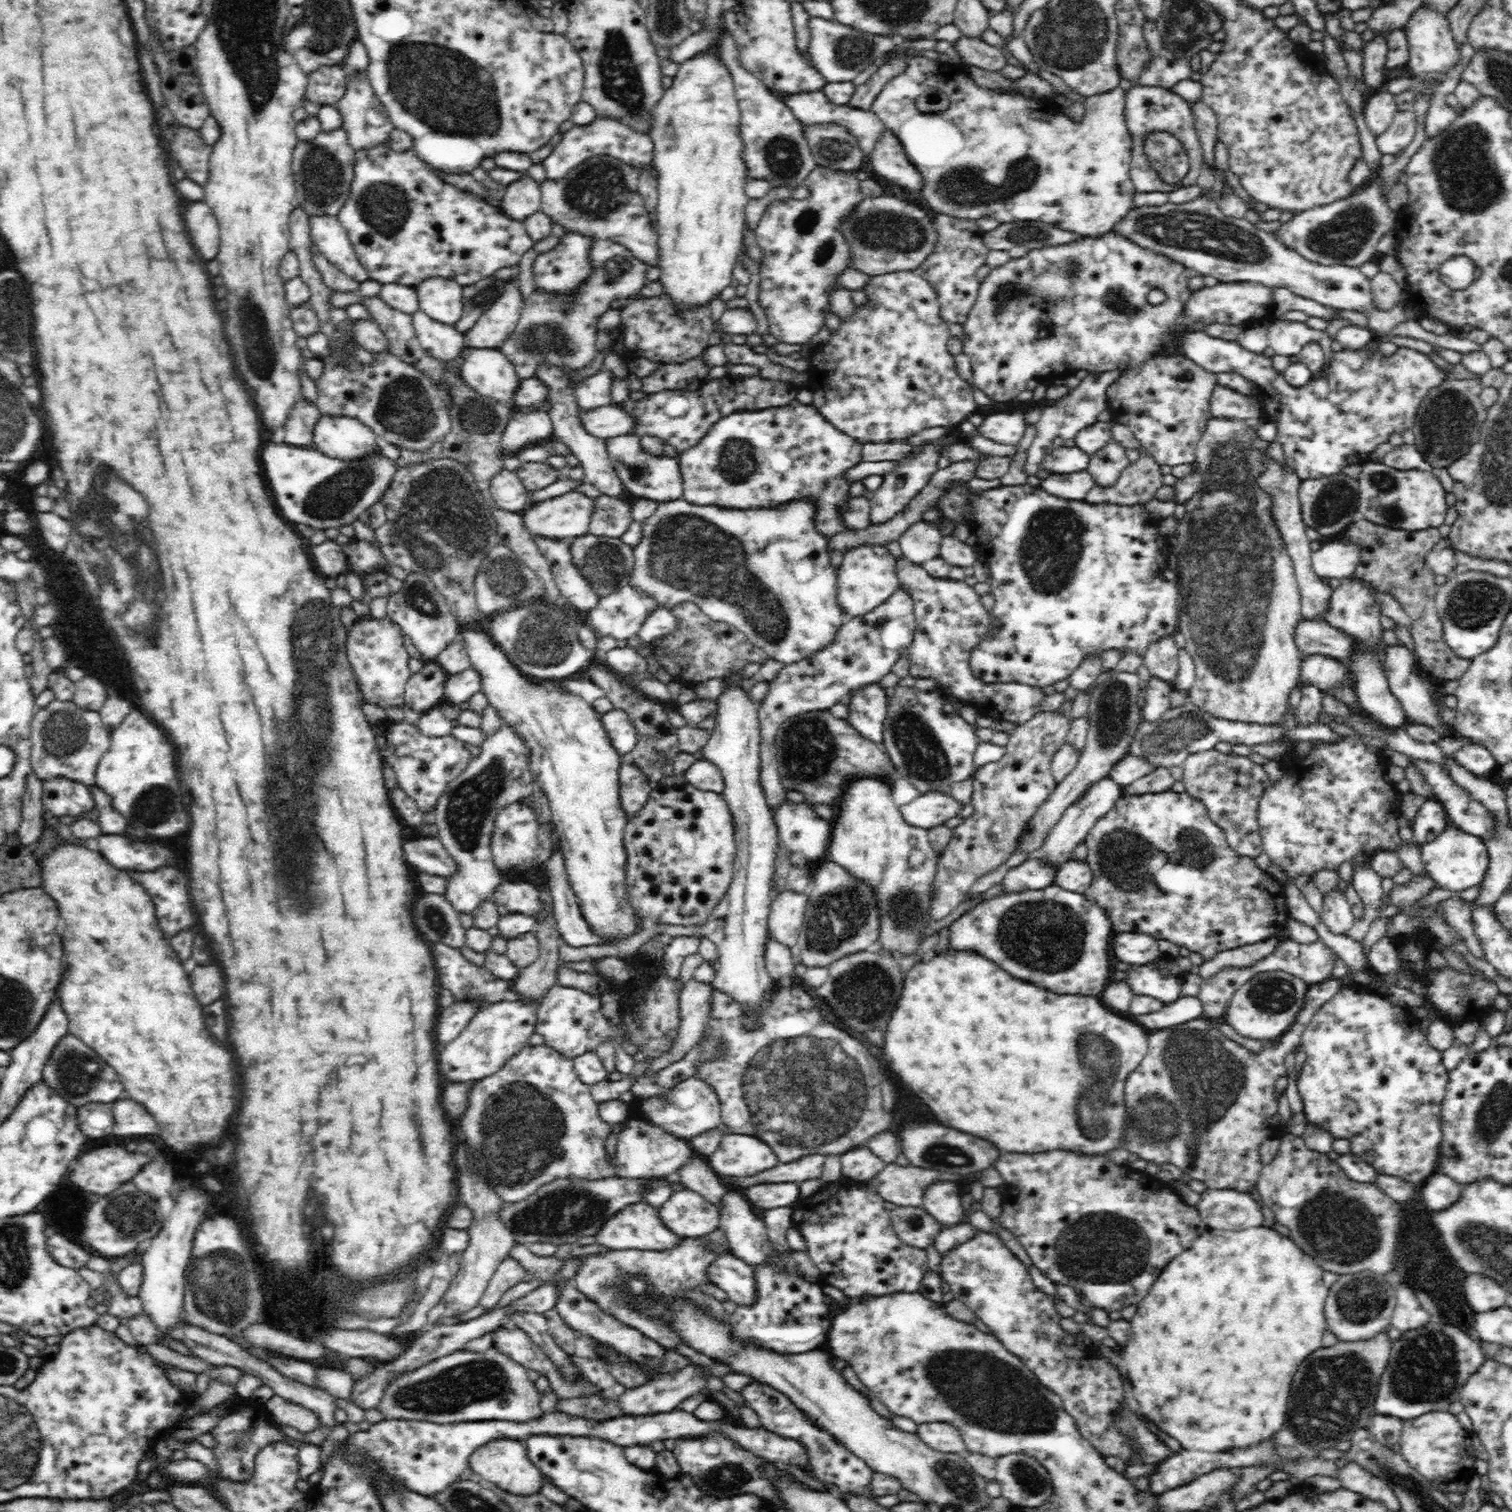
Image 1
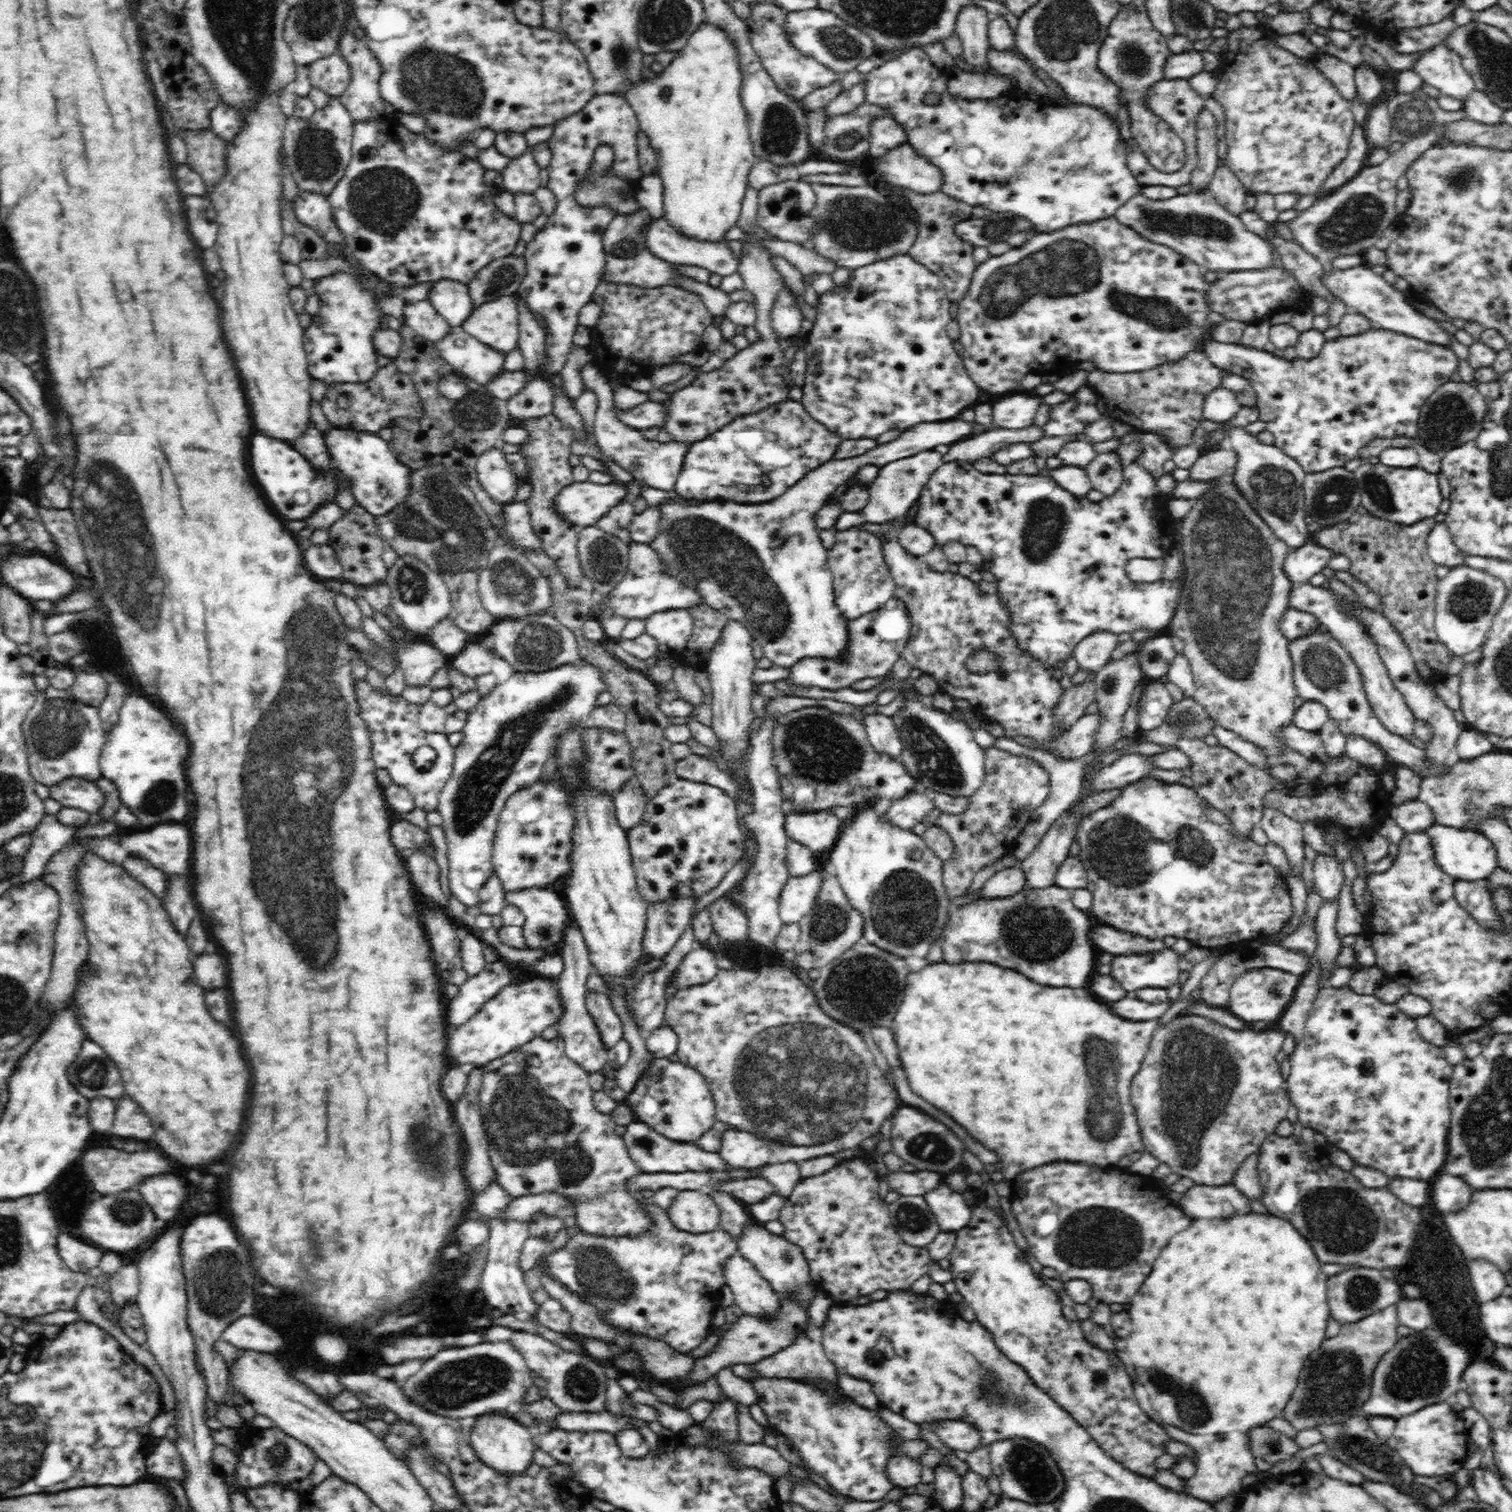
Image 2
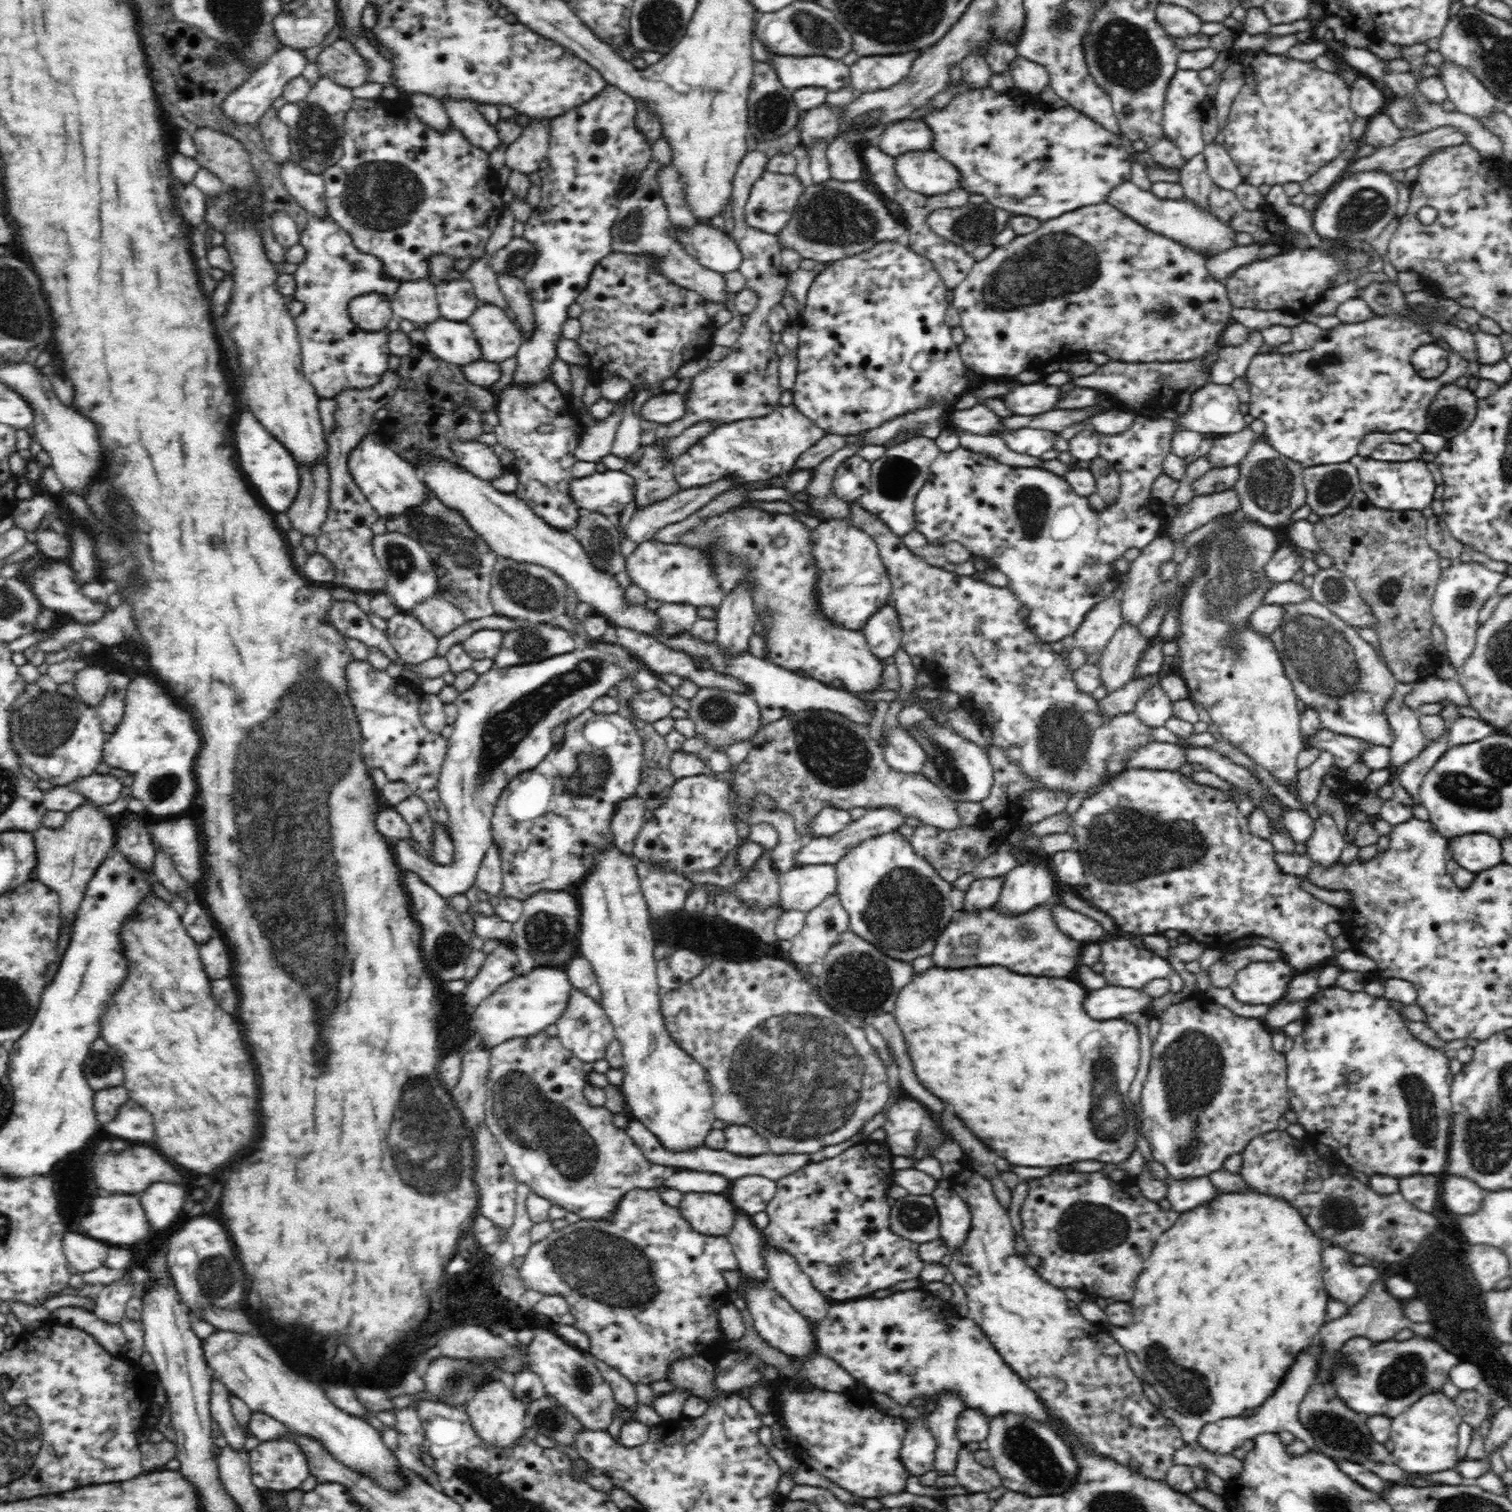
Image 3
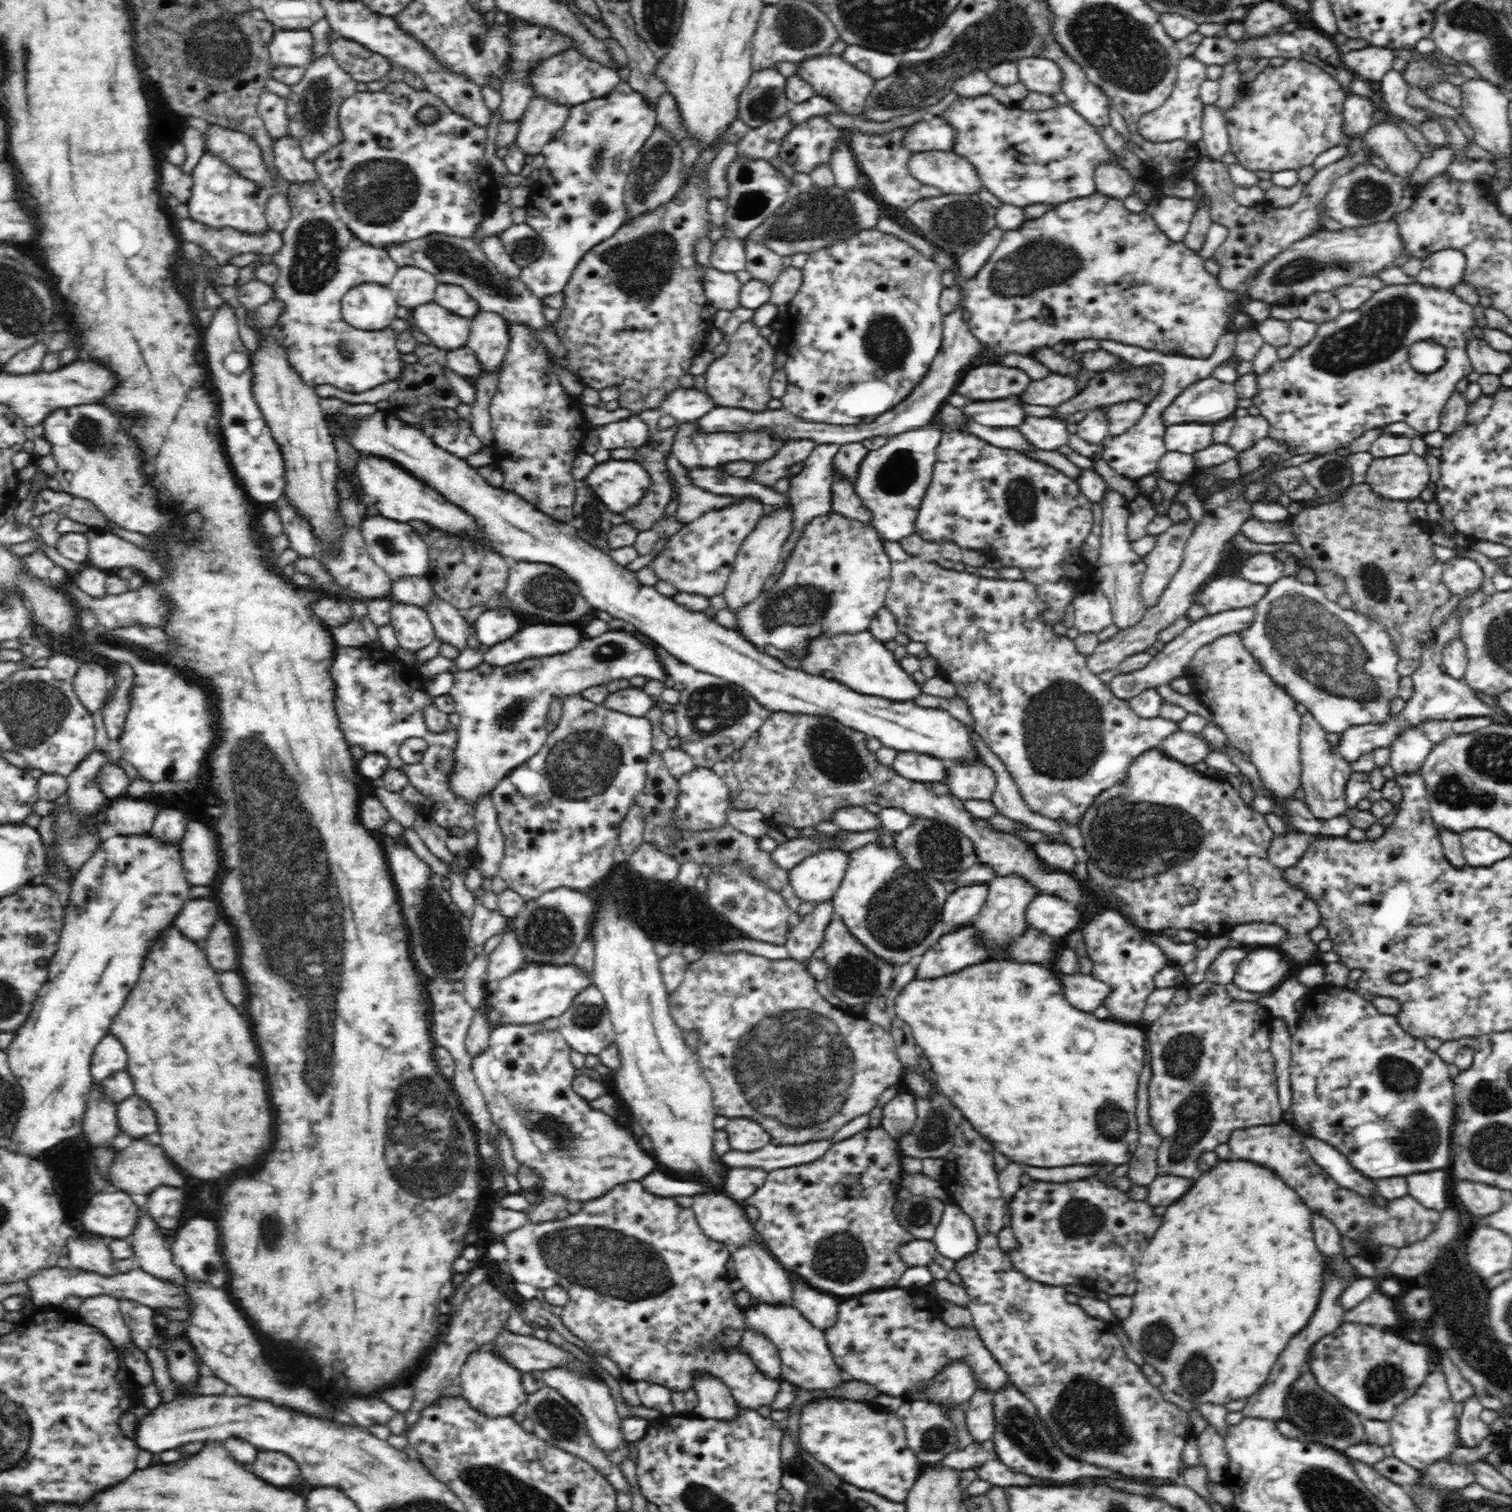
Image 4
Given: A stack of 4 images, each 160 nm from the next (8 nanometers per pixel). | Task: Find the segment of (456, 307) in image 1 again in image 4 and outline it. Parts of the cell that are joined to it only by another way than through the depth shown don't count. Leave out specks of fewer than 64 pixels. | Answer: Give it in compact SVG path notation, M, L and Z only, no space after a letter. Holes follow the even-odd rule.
M439 284L436 288L435 303L451 314L461 318L471 319L481 312L475 298L465 292L462 286L454 284Z

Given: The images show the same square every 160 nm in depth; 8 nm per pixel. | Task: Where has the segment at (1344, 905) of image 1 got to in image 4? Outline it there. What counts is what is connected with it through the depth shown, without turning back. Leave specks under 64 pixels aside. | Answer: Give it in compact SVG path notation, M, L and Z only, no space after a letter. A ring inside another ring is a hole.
M1313 714L1301 716L1301 731L1299 734L1299 749L1301 760L1301 785L1306 793L1305 803L1317 820L1332 820L1347 811L1345 787L1351 776L1350 764L1337 753L1336 746L1332 747L1326 740L1326 731L1313 718Z

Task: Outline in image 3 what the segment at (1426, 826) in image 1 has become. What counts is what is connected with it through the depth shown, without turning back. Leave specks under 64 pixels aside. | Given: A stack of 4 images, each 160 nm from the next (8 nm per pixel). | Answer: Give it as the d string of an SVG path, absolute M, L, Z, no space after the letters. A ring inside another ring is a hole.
M1392 778L1390 785L1394 790L1394 796L1392 796L1390 800L1384 800L1379 812L1379 818L1396 827L1408 822L1411 818L1416 818L1414 817L1413 808L1418 805L1419 802L1404 789L1397 778Z

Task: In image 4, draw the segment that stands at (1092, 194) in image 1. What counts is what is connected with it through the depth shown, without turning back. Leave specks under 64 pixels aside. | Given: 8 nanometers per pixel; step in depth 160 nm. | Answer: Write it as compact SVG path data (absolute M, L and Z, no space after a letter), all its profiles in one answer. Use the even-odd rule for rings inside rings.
M848 44L846 50L841 56L849 63L852 63L856 69L863 70L872 75L873 80L886 80L888 76L894 75L899 67L900 61L898 55L884 54L870 50L868 47L861 47ZM988 93L974 97L958 96L938 117L948 122L956 132L952 151L972 162L982 186L1002 201L1002 204L1020 208L1044 204L1053 208L1072 199L1089 197L1097 191L1095 170L1104 163L1119 166L1120 158L1113 156L1095 126L1090 125L1069 104L1048 110L1022 110L1017 105L1005 105Z

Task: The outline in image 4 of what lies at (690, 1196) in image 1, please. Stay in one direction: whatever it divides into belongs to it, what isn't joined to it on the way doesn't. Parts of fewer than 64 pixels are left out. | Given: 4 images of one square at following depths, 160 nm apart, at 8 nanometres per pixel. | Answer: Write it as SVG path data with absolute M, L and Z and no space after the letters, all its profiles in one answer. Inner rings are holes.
M705 1192L694 1195L692 1200L694 1202L690 1208L694 1211L696 1222L700 1225L702 1232L710 1239L739 1248L752 1238L758 1238L754 1224L745 1215L744 1207L723 1192Z

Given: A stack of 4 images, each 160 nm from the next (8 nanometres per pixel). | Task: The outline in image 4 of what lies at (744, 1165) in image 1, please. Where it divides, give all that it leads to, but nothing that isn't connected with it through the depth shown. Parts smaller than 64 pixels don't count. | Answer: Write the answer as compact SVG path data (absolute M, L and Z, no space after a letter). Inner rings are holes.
M746 1118L728 1119L725 1131L732 1150L754 1152L771 1143L771 1138L760 1124Z

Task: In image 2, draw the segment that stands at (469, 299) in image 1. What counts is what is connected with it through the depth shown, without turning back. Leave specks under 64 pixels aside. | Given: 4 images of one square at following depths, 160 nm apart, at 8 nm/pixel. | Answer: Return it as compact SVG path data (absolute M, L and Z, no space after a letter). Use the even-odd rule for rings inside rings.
M508 255L488 263L476 274L476 278L467 284L473 308L494 302L502 294L517 296L526 274L523 257Z

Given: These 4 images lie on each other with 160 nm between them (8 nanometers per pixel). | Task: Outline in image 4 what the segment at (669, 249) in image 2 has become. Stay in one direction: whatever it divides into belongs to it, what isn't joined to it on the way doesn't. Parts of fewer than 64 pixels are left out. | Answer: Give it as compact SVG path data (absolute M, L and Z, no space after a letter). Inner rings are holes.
M729 234L712 244L710 266L720 272L736 273L745 270L746 255L743 240Z

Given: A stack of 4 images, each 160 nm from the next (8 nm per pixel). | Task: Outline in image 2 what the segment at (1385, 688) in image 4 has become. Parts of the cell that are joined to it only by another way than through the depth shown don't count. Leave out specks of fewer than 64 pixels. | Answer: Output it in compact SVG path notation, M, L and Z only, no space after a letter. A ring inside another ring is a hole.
M1316 630L1316 633L1308 634L1308 637L1290 642L1289 649L1293 664L1296 666L1293 670L1293 681L1298 696L1305 701L1323 704L1327 708L1328 718L1339 722L1339 729L1343 735L1357 734L1376 743L1396 764L1412 769L1422 780L1428 777L1444 777L1448 774L1448 765L1432 763L1424 749L1417 748L1404 737L1392 734L1375 717L1372 707L1368 705L1356 662L1352 661L1348 650L1344 649L1330 632Z

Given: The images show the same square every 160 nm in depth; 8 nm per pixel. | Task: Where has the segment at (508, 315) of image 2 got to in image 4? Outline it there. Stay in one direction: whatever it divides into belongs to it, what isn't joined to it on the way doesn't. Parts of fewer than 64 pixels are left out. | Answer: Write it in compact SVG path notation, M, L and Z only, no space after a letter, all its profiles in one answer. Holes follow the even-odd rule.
M481 311L471 319L468 347L476 355L484 374L497 370L508 354L510 342L509 323L496 312Z

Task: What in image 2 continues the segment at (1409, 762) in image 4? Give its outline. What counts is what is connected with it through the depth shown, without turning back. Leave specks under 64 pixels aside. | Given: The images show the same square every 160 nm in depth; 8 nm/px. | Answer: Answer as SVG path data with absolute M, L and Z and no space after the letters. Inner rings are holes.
M1308 583L1296 585L1289 594L1289 605L1296 610L1313 614L1319 622L1336 638L1344 649L1351 654L1352 661L1356 662L1356 667L1360 670L1360 680L1364 687L1364 693L1368 698L1368 705L1372 707L1375 717L1392 734L1404 738L1412 736L1415 718L1410 707L1405 703L1402 693L1393 685L1392 679L1384 666L1383 660L1379 655L1379 650L1372 635L1367 632L1367 626L1361 618L1357 618L1346 601L1342 597L1334 594L1332 590L1316 587Z

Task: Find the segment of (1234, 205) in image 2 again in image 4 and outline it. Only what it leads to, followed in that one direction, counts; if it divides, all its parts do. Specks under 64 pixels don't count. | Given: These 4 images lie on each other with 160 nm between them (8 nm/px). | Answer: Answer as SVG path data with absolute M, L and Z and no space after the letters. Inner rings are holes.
M1214 105L1205 106L1202 117L1203 140L1202 151L1218 163L1222 157L1230 153L1229 134L1225 115Z

